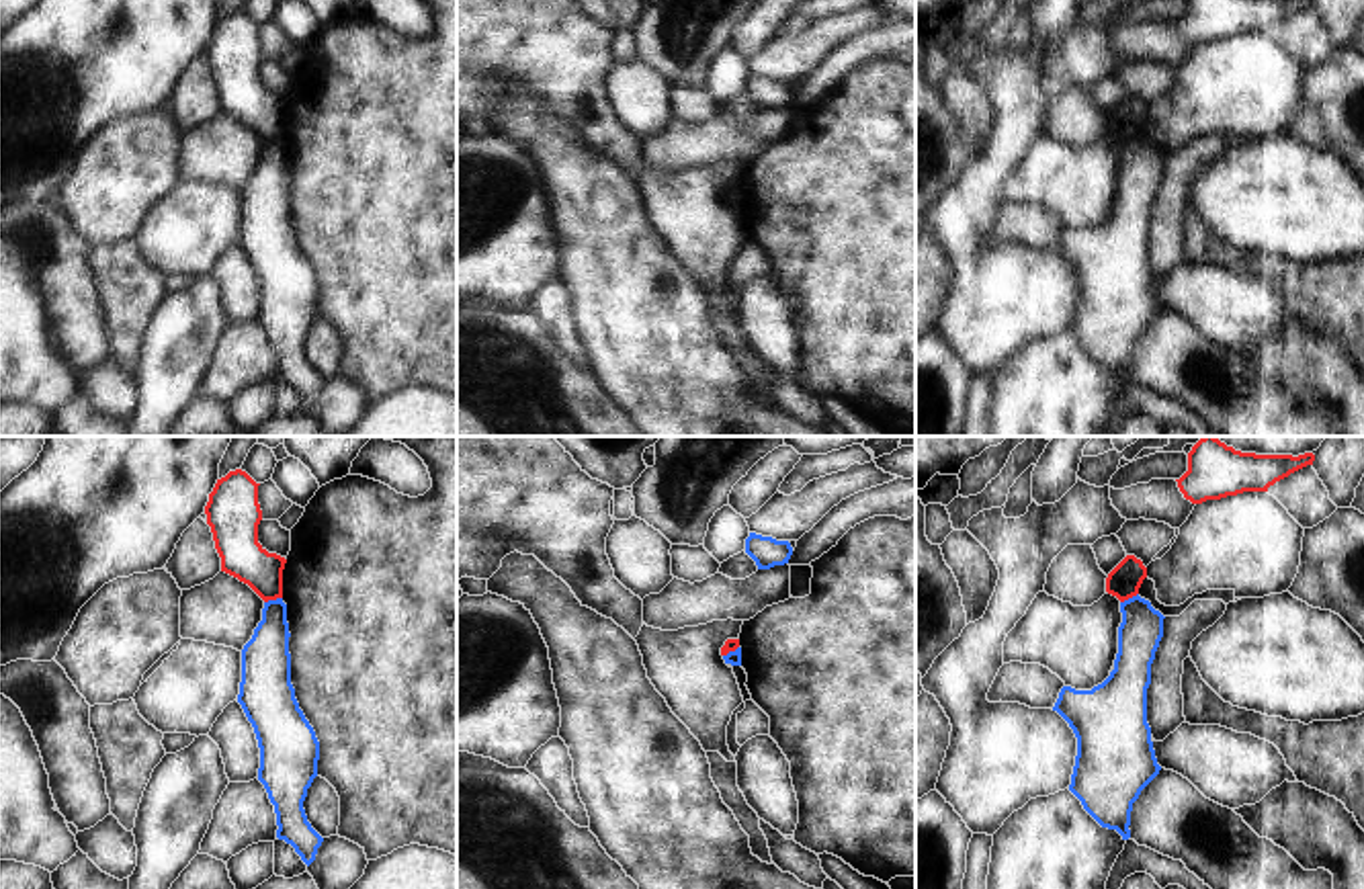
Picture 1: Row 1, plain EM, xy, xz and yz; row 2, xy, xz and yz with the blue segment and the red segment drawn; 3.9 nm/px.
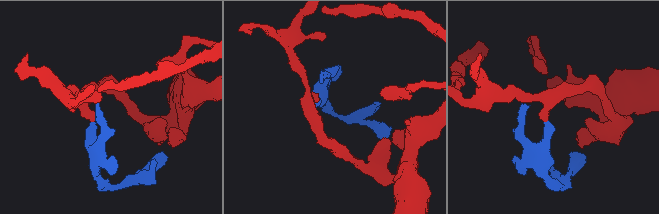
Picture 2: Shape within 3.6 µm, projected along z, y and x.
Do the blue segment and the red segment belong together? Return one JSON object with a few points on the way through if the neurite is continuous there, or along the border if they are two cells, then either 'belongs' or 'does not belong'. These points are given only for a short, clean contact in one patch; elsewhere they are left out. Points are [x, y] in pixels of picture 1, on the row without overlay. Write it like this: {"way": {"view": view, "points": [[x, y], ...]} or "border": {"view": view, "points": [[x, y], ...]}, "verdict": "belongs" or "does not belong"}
{"border": {"view": "xy", "points": [[281, 138], [265, 144]]}, "verdict": "does not belong"}

